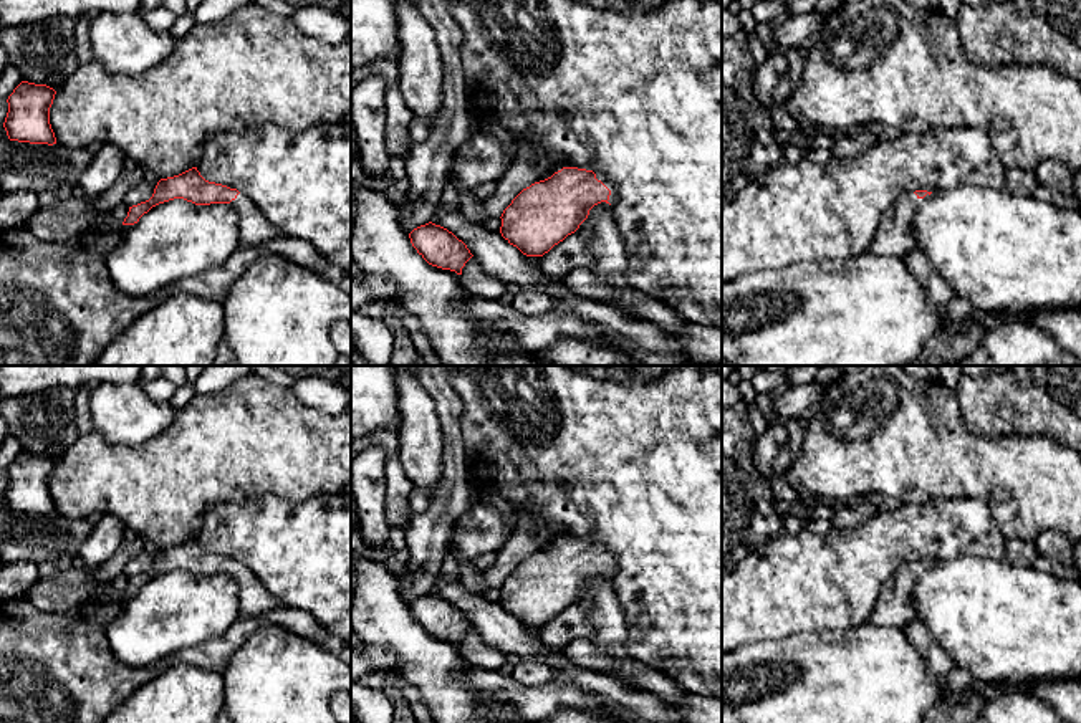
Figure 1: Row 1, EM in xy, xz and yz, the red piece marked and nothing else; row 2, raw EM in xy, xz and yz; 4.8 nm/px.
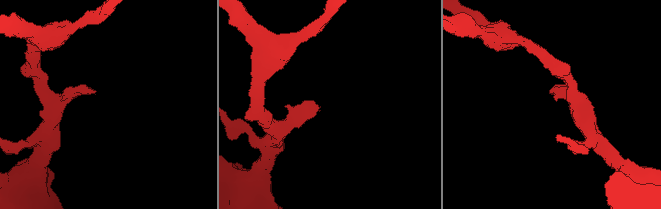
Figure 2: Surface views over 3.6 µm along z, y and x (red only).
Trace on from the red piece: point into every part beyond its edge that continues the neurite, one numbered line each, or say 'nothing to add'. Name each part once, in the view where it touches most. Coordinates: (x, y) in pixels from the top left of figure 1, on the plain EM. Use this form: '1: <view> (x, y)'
1: xz (603, 548)

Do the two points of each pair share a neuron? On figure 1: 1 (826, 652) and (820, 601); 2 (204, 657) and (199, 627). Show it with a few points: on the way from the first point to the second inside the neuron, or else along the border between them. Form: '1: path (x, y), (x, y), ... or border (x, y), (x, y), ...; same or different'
1: border (861, 622), (848, 629), (797, 632), (785, 637); different
2: border (234, 621), (222, 634), (179, 651); different

